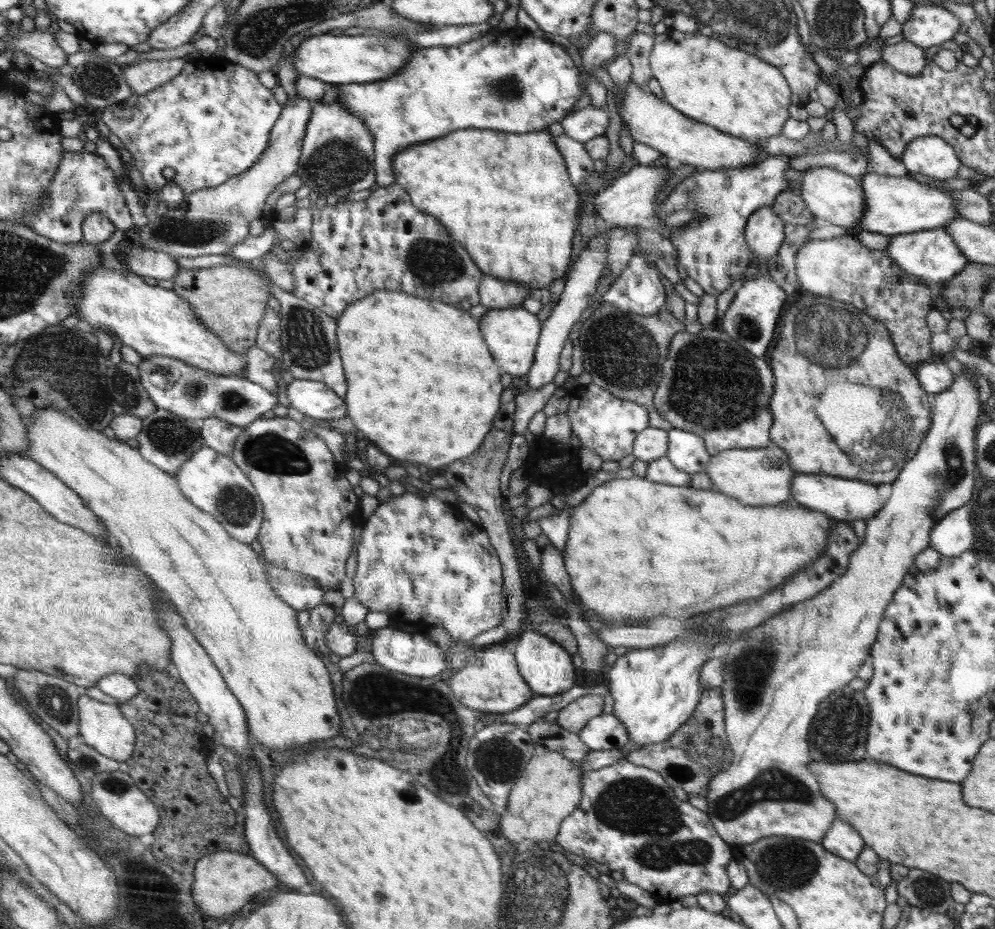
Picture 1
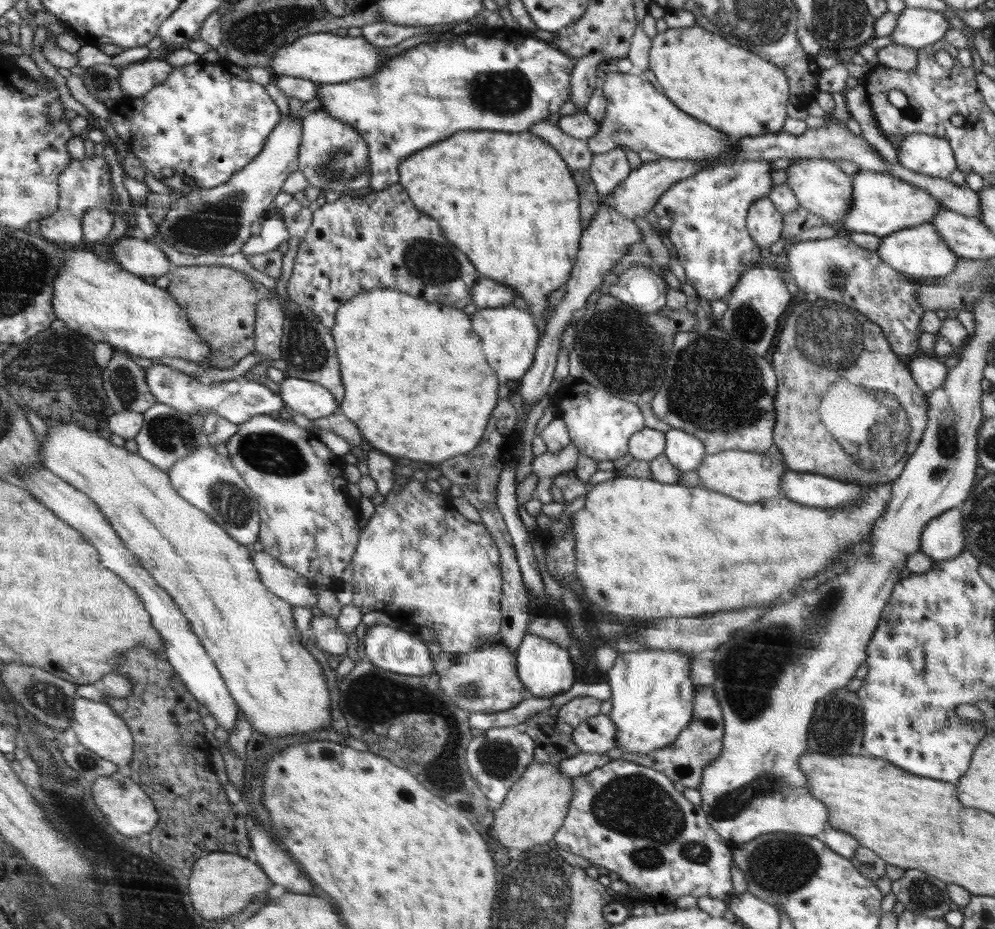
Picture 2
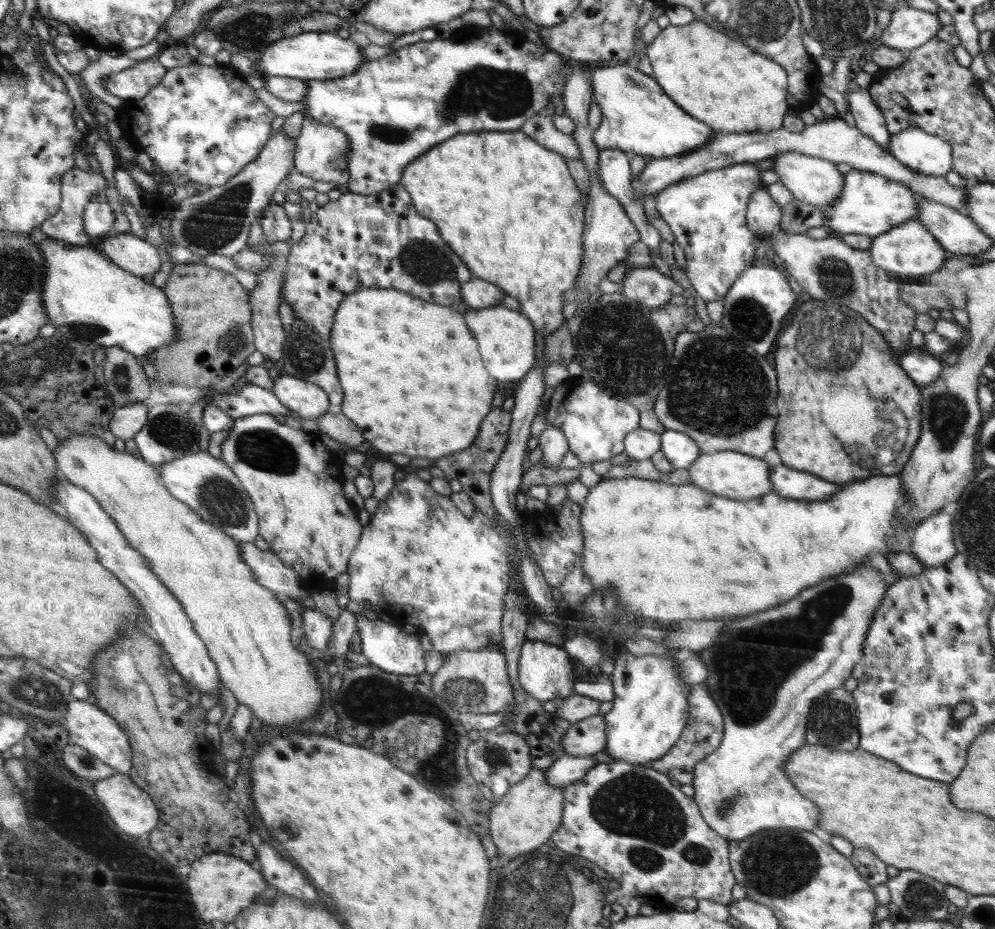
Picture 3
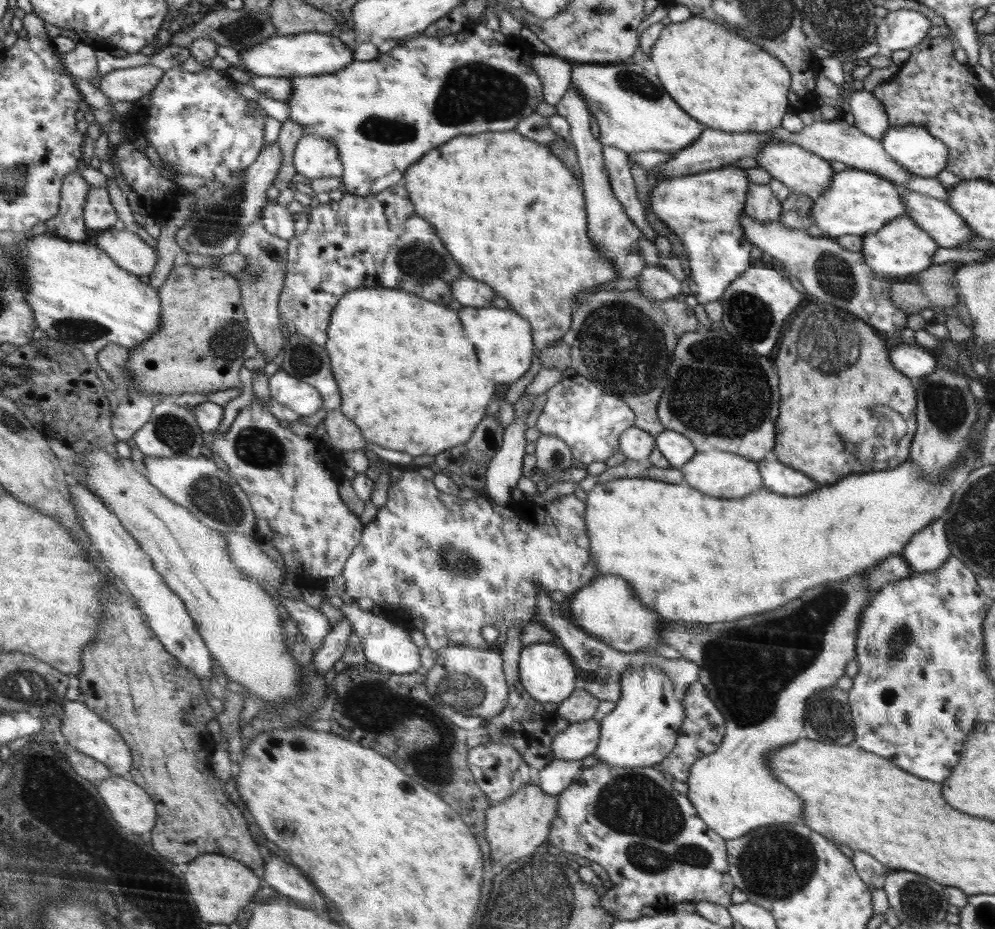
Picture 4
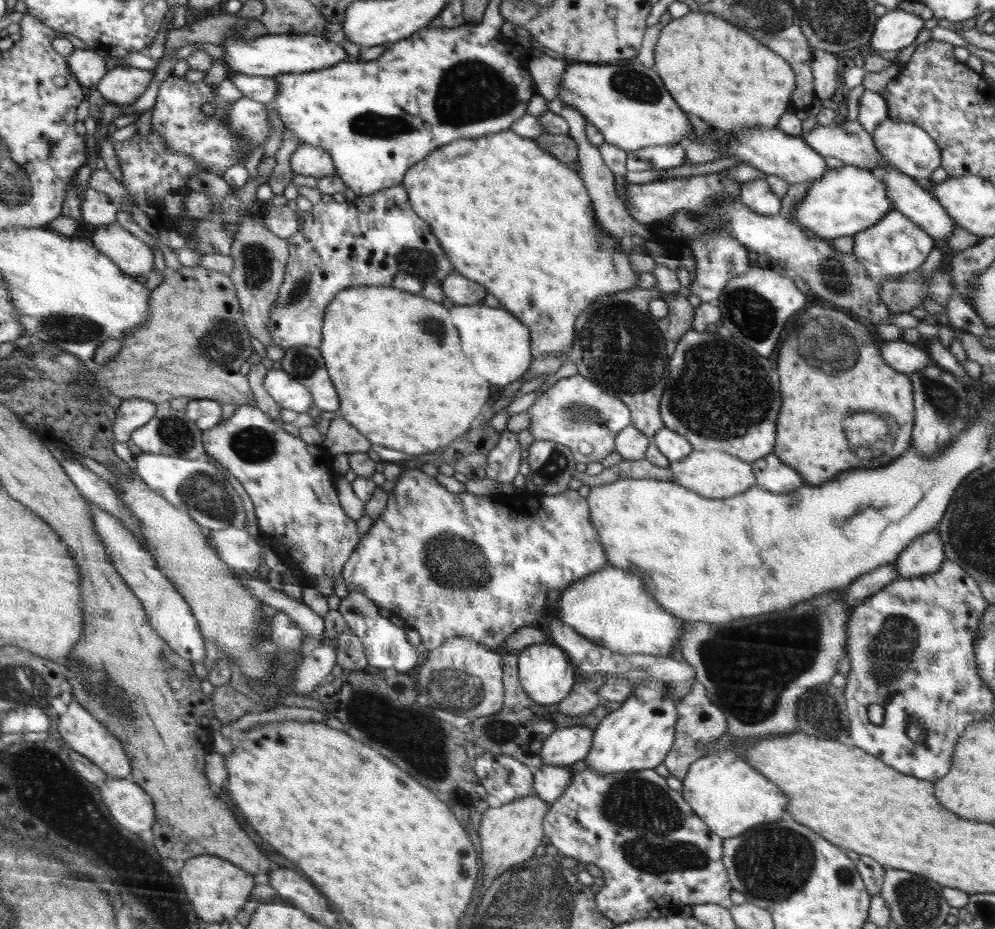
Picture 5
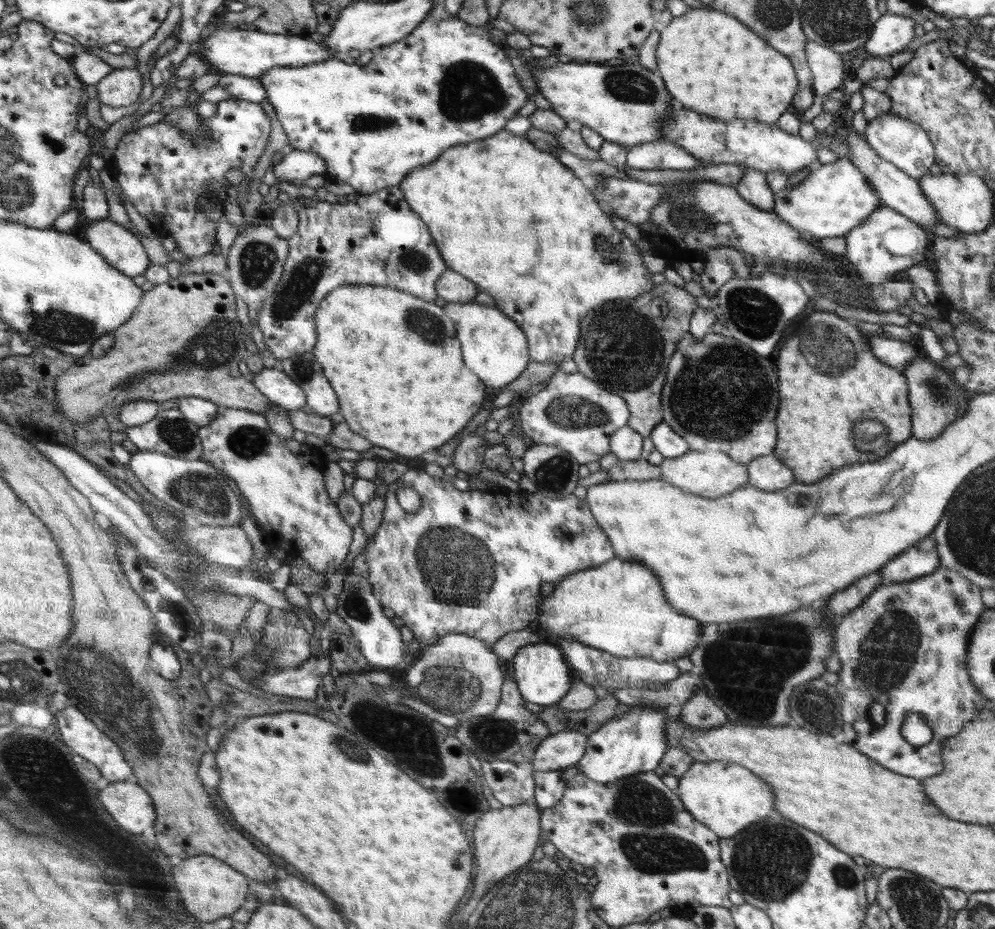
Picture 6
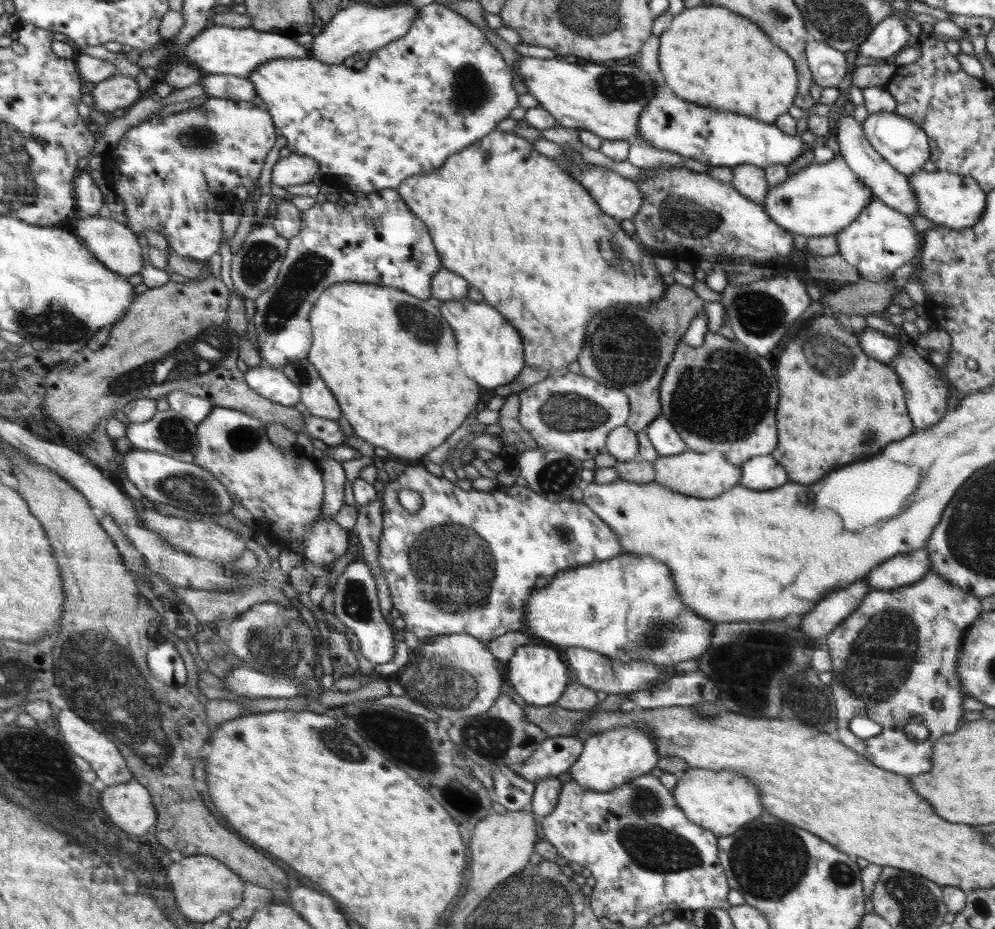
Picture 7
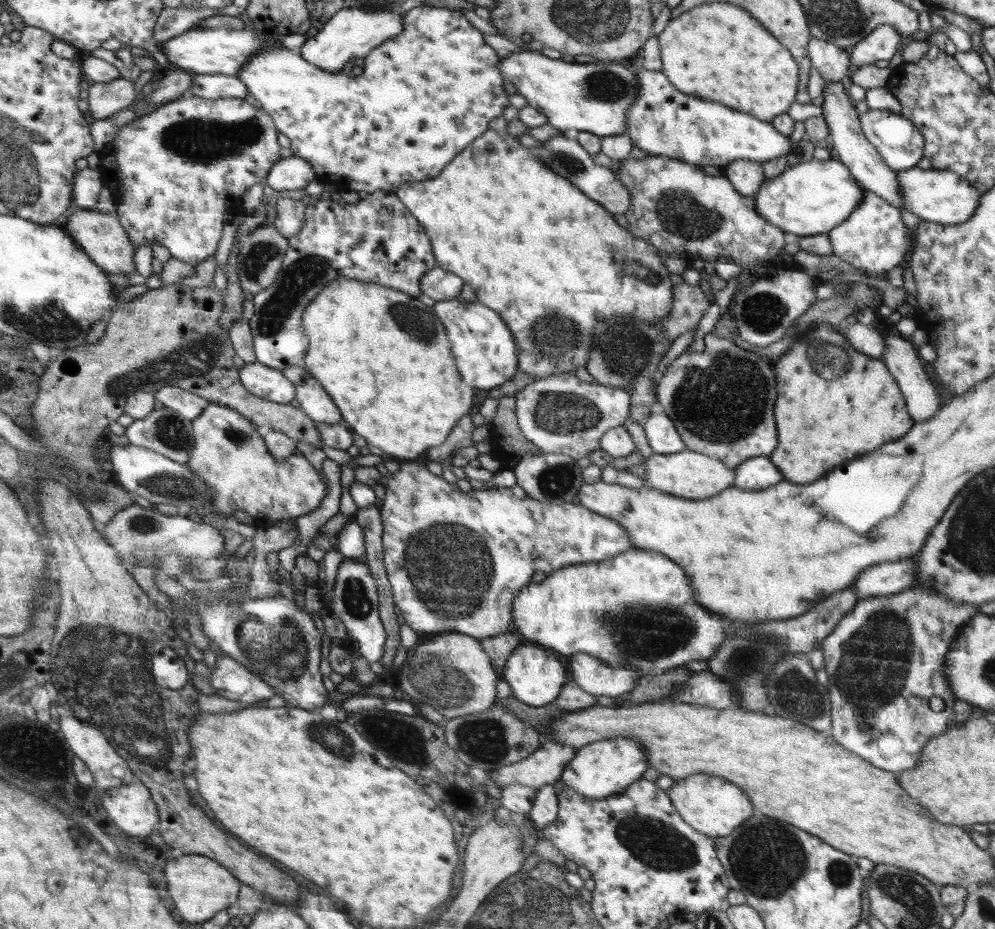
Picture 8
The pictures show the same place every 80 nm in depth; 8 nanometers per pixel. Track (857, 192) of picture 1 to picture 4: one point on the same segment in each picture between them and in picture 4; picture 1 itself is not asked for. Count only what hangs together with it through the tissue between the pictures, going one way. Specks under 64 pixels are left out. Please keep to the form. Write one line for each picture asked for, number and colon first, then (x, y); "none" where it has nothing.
2: (819, 185)
3: (815, 181)
4: (808, 174)

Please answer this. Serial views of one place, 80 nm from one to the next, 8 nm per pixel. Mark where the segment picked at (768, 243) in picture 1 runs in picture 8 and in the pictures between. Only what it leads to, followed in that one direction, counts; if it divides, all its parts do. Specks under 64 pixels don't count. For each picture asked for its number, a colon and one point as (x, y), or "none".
2: (764, 223)
3: (763, 215)
4: (762, 205)
5: (756, 194)
6: (753, 186)
7: (749, 180)
8: (746, 175)

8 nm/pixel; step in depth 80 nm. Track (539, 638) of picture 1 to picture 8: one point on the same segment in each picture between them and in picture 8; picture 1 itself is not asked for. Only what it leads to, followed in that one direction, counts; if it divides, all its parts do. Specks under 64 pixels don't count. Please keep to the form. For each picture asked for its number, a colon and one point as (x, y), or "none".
2: (545, 669)
3: (545, 673)
4: (546, 672)
5: (546, 676)
6: (542, 676)
7: (537, 673)
8: (536, 678)

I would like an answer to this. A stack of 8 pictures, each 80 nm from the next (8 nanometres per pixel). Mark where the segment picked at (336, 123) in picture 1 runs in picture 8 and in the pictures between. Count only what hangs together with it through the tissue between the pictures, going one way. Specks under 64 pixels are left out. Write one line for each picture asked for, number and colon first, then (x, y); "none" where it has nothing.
2: (332, 155)
3: (323, 152)
4: (315, 157)
5: (308, 160)
6: (297, 165)
7: (296, 168)
8: (292, 173)

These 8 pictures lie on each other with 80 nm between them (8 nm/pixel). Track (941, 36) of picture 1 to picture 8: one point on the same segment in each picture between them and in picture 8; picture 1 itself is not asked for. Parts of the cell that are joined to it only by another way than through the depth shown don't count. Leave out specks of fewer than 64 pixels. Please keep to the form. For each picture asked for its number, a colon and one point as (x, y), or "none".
2: (917, 28)
3: (909, 28)
4: (903, 29)
5: (896, 30)
6: (893, 32)
7: (888, 39)
8: (881, 45)

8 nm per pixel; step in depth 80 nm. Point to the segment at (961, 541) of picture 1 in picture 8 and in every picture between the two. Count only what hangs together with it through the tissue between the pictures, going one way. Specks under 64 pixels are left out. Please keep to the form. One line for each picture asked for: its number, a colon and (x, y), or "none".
2: (943, 538)
3: (933, 544)
4: (928, 550)
5: (925, 555)
6: (922, 559)
7: (903, 570)
8: (888, 578)

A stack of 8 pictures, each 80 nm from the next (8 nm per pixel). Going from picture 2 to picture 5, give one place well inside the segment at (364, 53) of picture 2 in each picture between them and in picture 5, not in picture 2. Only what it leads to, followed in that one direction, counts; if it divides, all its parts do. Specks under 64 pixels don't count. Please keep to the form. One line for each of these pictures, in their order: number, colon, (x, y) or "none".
3: (323, 56)
4: (310, 53)
5: (272, 54)

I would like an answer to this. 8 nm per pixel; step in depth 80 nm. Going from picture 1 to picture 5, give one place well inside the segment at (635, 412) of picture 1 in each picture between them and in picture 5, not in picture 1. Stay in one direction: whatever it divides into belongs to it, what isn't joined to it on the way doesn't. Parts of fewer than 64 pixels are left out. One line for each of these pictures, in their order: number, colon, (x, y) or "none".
2: (600, 424)
3: (595, 422)
4: (590, 421)
5: (576, 412)

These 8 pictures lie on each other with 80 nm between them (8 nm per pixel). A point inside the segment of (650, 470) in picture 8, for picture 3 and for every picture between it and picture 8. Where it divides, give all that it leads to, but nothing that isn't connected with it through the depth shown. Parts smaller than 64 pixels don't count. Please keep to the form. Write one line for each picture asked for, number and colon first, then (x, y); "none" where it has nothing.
3: (734, 475)
4: (721, 474)
5: (716, 475)
6: (711, 475)
7: (704, 476)

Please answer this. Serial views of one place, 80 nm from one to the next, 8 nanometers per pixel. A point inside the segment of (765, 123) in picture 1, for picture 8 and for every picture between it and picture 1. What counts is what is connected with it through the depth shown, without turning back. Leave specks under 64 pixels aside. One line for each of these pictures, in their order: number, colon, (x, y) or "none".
2: (742, 95)
3: (736, 90)
4: (723, 81)
5: (721, 76)
6: (710, 62)
7: (711, 56)
8: (719, 51)

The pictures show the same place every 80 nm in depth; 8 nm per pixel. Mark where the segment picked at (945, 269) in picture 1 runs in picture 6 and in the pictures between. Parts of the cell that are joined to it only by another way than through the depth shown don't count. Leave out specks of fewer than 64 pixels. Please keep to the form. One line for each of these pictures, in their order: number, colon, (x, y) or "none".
2: (919, 251)
3: (910, 249)
4: (902, 249)
5: (894, 248)
6: (880, 249)

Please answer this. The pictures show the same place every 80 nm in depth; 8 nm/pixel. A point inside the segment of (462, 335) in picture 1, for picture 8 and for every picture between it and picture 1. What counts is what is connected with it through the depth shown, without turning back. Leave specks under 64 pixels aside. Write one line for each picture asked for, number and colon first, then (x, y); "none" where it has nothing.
2: (417, 384)
3: (412, 379)
4: (405, 372)
5: (394, 357)
6: (393, 359)
7: (390, 359)
8: (383, 356)

